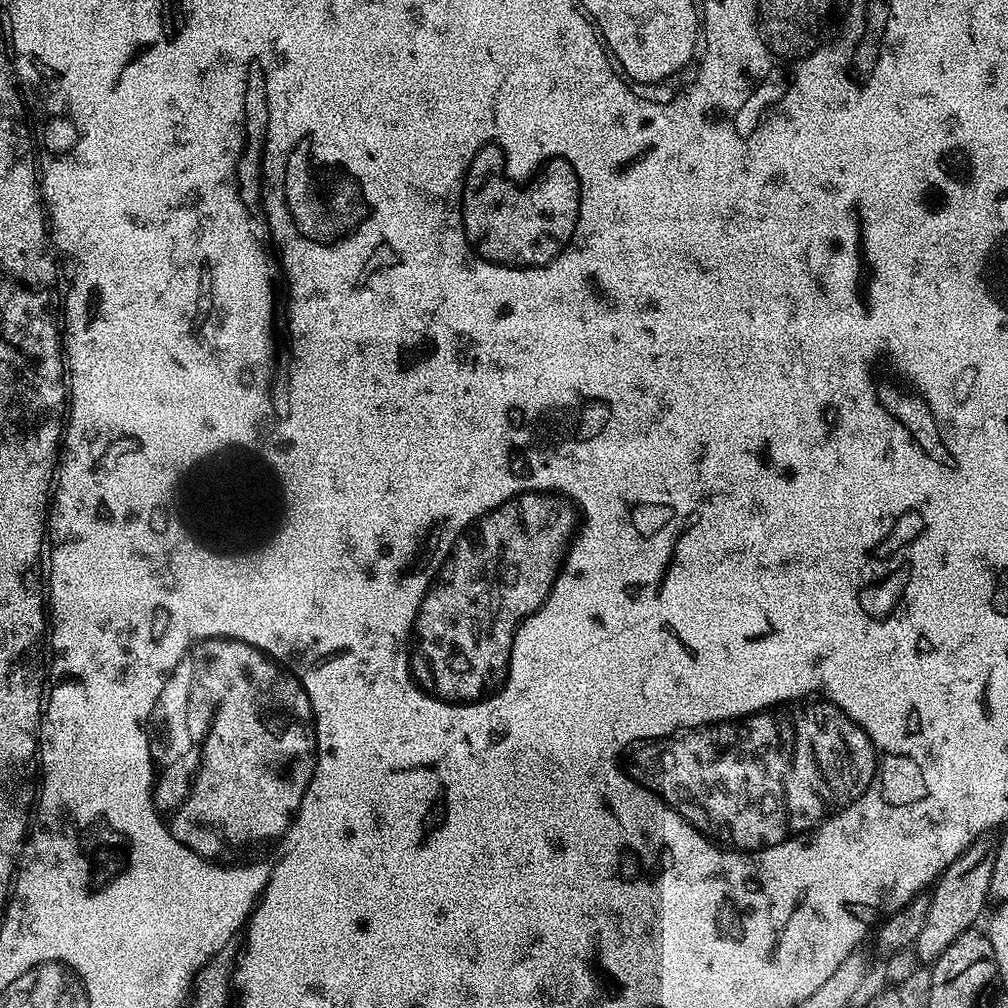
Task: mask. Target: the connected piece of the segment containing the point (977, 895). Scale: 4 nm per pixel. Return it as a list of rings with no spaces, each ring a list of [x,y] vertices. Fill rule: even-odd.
[[[971,848],[950,864],[933,885],[926,911],[925,924],[918,936],[914,951],[919,963],[931,965],[962,933],[969,931],[989,899],[991,865],[982,862],[978,848]]]

